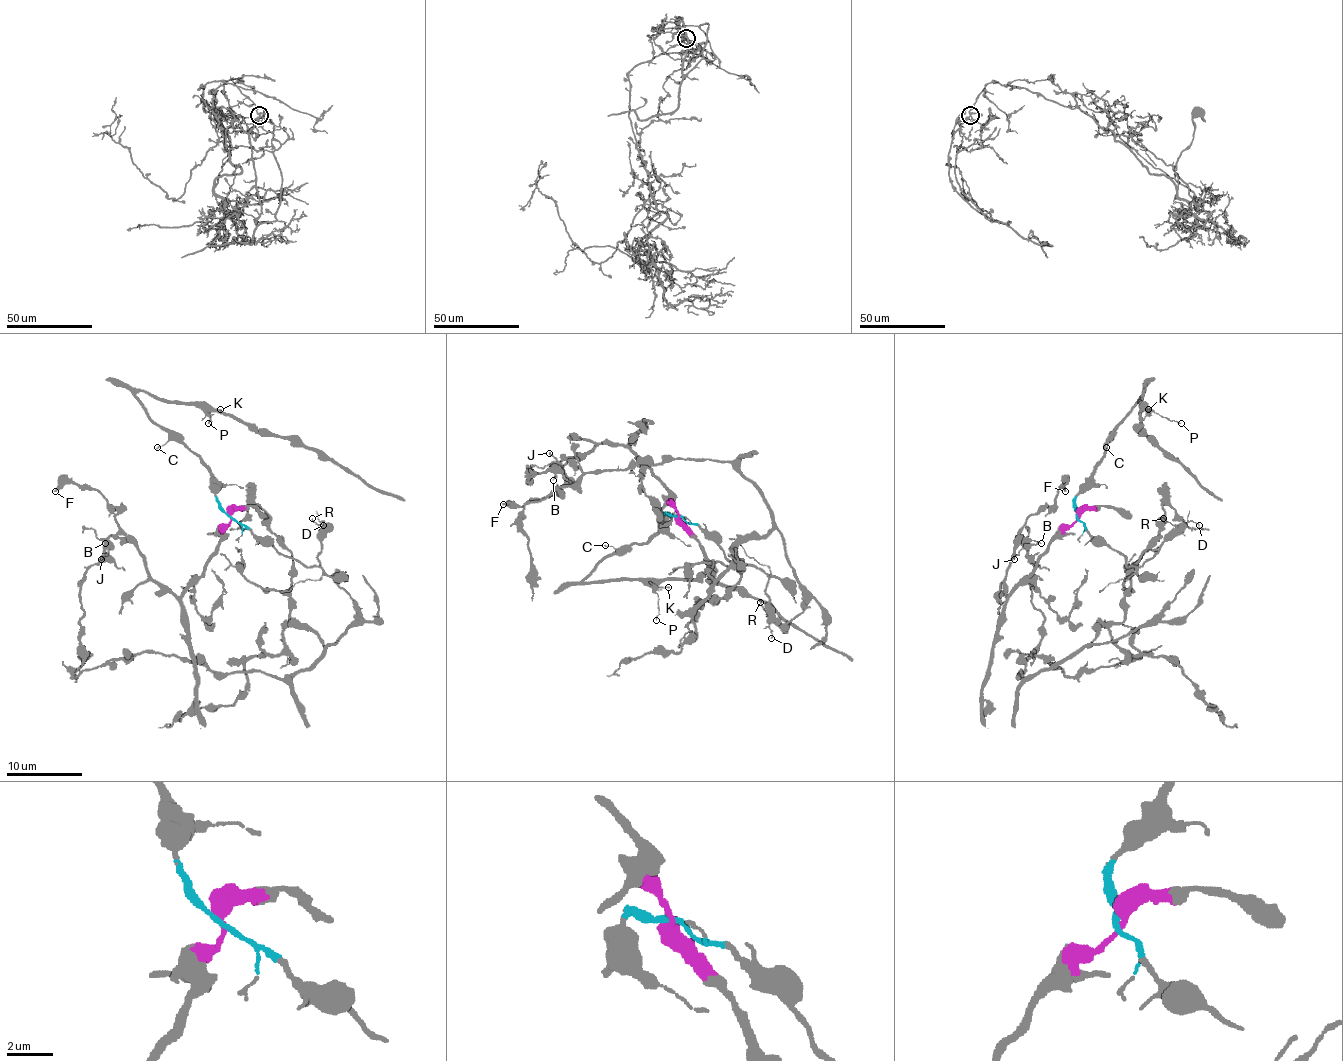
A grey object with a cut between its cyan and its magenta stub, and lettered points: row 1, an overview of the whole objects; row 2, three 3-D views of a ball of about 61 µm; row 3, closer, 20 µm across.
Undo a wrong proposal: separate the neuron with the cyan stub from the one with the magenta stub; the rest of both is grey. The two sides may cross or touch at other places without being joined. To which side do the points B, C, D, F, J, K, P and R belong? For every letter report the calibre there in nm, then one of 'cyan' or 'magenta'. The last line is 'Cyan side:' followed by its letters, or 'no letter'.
B: calibre 120 nm; magenta
C: calibre 90 nm; cyan
D: calibre 110 nm; cyan
F: calibre 240 nm; magenta
J: calibre 150 nm; magenta
K: calibre 110 nm; cyan
P: calibre 100 nm; cyan
R: calibre 120 nm; cyan
Cyan side: C, D, K, P, R

